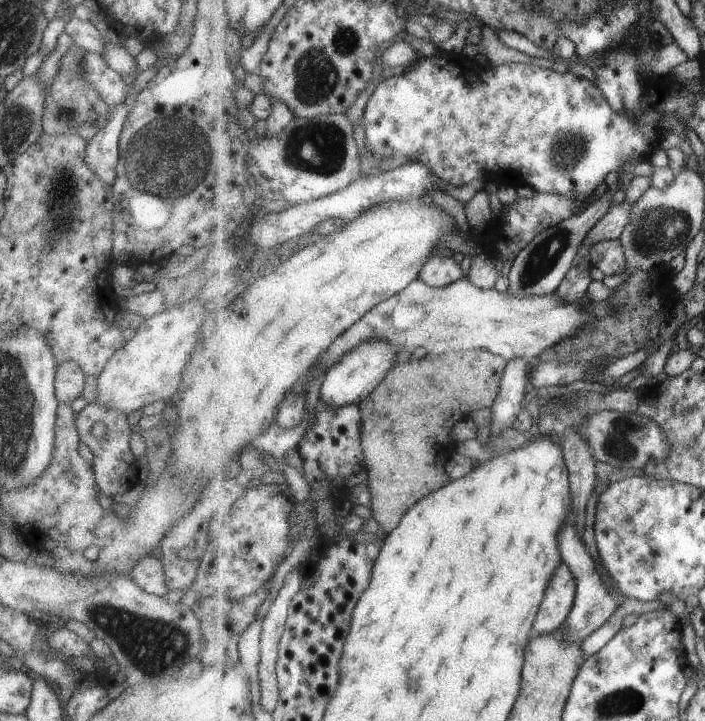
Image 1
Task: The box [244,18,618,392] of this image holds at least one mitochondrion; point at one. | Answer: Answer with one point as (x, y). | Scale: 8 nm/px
(315, 75)

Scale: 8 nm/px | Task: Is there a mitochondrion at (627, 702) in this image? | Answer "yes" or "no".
yes

